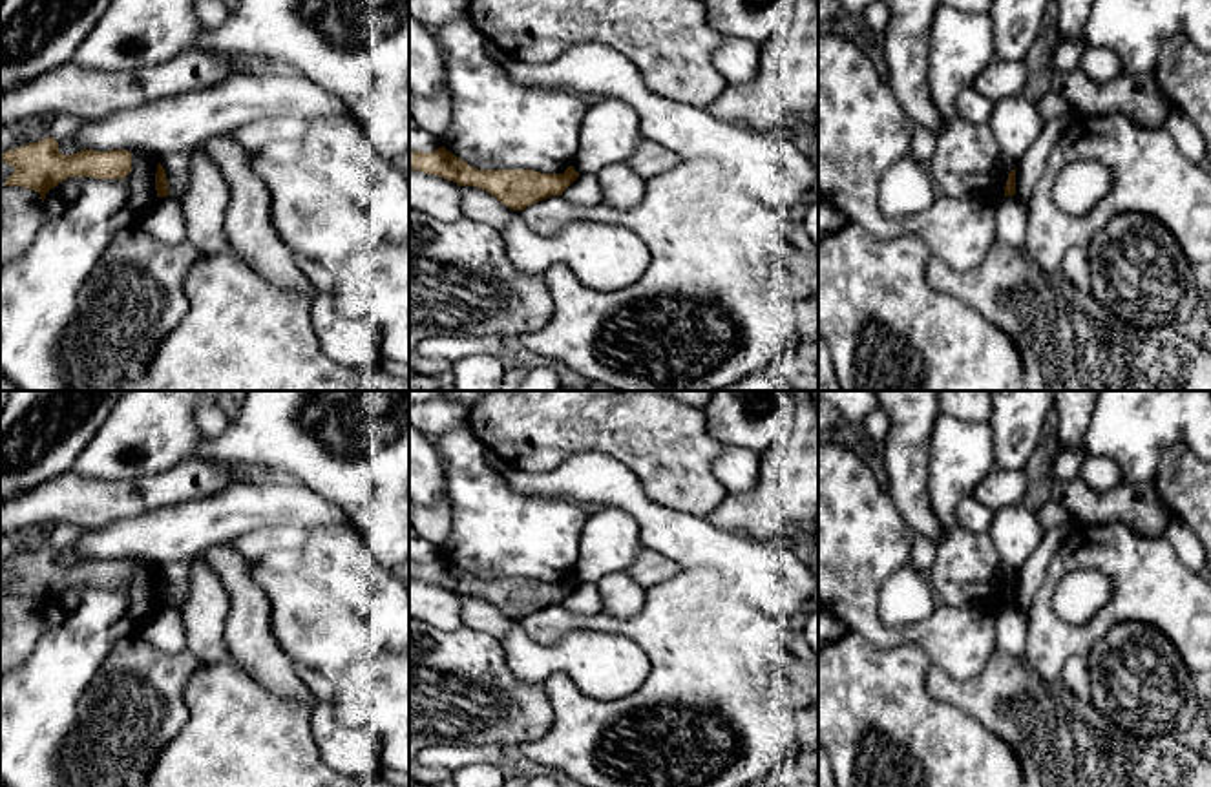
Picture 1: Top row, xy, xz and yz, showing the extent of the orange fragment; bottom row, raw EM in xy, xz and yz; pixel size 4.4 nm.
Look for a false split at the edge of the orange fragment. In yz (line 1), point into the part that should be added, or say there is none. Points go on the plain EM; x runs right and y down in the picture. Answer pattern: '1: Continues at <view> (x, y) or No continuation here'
1: No continuation here

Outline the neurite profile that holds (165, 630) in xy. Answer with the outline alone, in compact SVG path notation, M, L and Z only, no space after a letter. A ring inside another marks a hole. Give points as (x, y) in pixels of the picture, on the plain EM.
M159 606L139 635L166 654L188 650L181 612L174 606Z

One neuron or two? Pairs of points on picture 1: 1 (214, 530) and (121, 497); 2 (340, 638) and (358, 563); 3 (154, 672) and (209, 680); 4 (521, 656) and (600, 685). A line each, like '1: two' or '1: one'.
1: two
2: two
3: two
4: one

